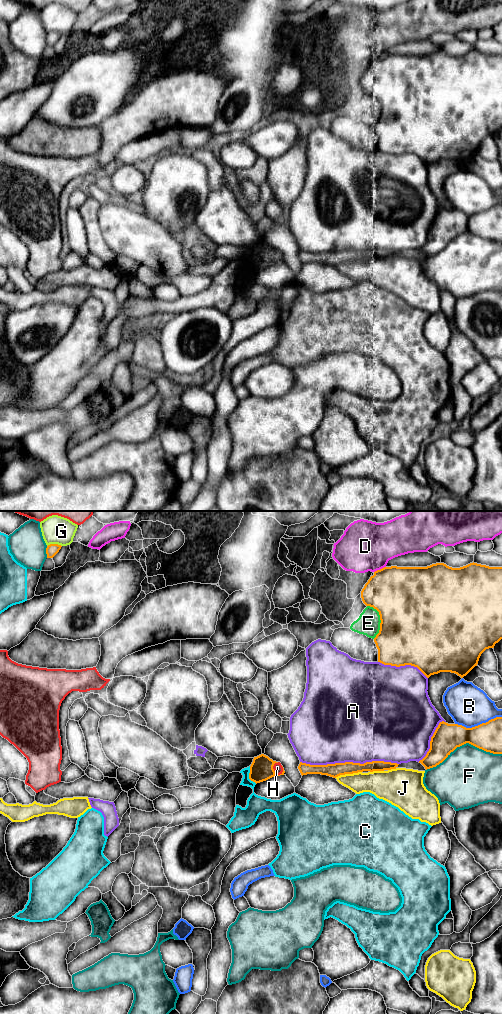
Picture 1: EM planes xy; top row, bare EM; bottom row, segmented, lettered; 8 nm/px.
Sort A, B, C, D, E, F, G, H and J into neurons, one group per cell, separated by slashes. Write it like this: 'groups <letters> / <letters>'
groups A / B / C / D / E H / F / G / J

